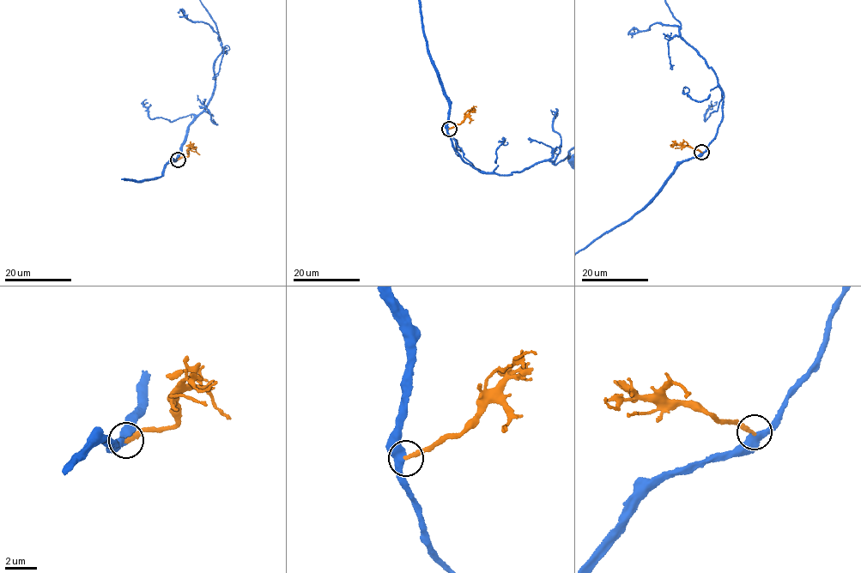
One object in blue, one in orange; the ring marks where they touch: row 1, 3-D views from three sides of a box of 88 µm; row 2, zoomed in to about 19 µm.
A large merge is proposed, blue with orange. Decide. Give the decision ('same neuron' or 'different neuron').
same neuron

